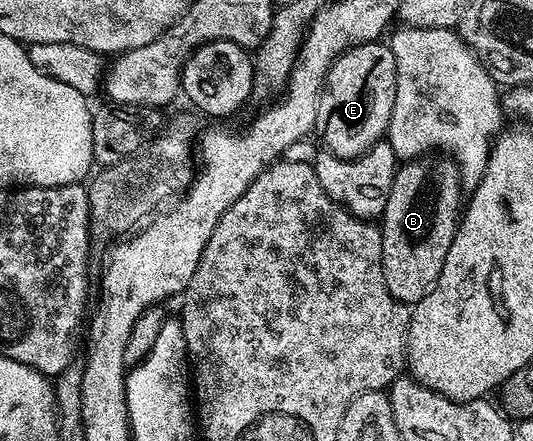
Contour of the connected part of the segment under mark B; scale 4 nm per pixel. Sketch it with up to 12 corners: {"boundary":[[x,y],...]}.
{"boundary":[[446,154],[406,161],[381,217],[389,294],[437,282],[461,219]]}

